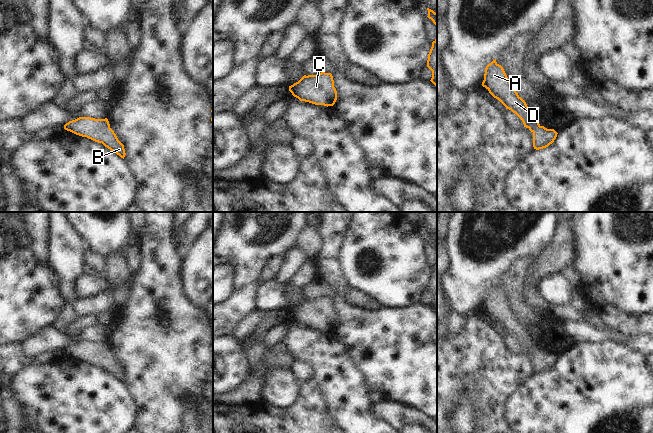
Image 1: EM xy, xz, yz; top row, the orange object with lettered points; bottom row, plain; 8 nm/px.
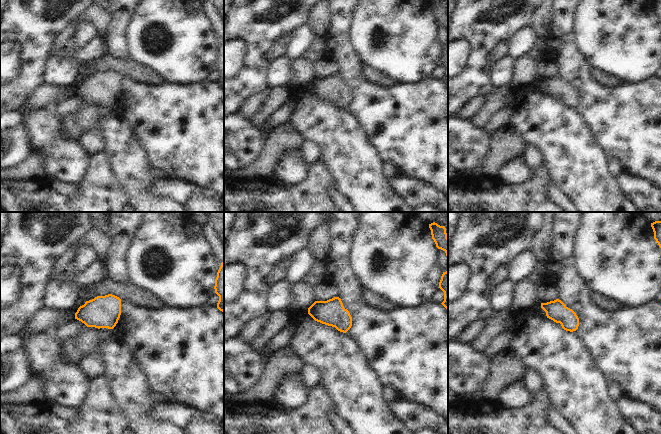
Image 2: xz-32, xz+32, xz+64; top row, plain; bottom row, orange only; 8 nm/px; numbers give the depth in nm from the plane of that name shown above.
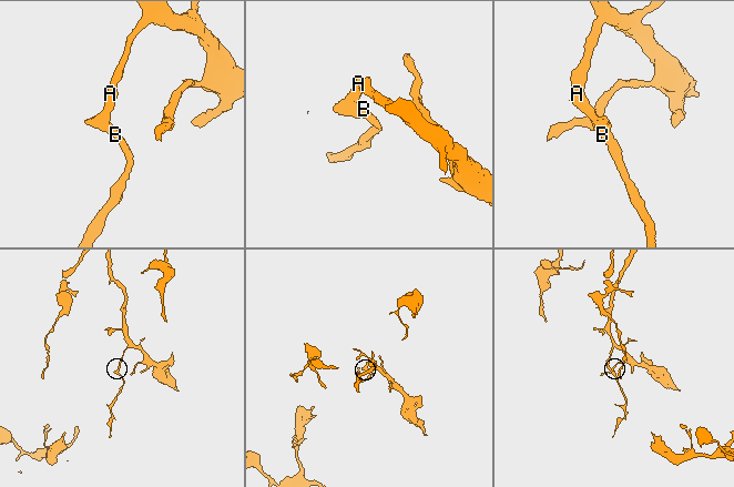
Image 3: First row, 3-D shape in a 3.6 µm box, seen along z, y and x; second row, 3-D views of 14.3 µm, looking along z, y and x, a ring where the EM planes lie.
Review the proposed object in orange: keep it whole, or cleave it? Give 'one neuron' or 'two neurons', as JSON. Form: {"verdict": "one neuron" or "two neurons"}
{"verdict": "one neuron"}

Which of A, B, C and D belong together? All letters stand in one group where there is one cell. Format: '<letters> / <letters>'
A B C D

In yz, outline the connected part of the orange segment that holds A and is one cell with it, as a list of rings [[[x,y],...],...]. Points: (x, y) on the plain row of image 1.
[[[496,283],[486,290],[482,310],[506,333],[515,337],[522,344],[524,351],[533,357],[534,373],[546,372],[554,366],[558,357],[554,353],[547,353],[539,348],[528,333],[526,326],[511,309],[503,291],[496,286]]]

